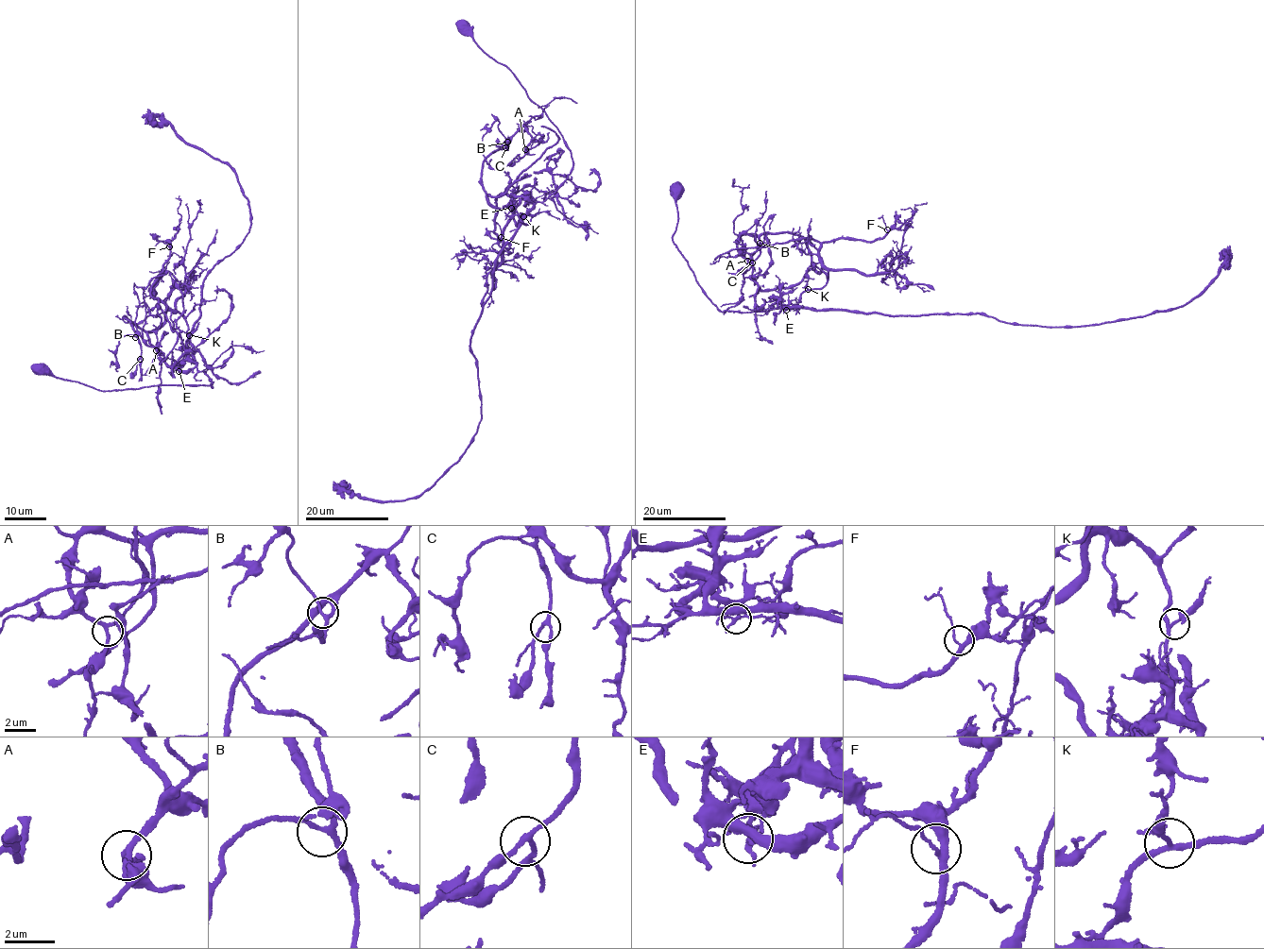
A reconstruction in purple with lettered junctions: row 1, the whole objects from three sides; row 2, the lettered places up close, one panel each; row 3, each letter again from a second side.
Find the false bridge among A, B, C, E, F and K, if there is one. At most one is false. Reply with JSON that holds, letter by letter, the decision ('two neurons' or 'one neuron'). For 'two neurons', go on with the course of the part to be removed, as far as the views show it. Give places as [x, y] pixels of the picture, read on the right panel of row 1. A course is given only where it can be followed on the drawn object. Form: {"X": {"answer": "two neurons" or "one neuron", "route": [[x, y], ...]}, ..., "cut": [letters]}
{"A": {"answer": "one neuron"}, "B": {"answer": "one neuron"}, "C": {"answer": "one neuron"}, "E": {"answer": "two neurons", "route": [[786, 309], [779, 299], [815, 311], [1098, 325], [1180, 306], [1210, 283], [1227, 248]]}, "F": {"answer": "one neuron"}, "K": {"answer": "one neuron"}, "cut": ["E"]}

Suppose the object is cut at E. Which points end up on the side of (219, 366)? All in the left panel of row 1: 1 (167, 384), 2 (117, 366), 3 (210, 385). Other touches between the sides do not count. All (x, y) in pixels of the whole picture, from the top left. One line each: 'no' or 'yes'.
1: no
2: yes
3: no

